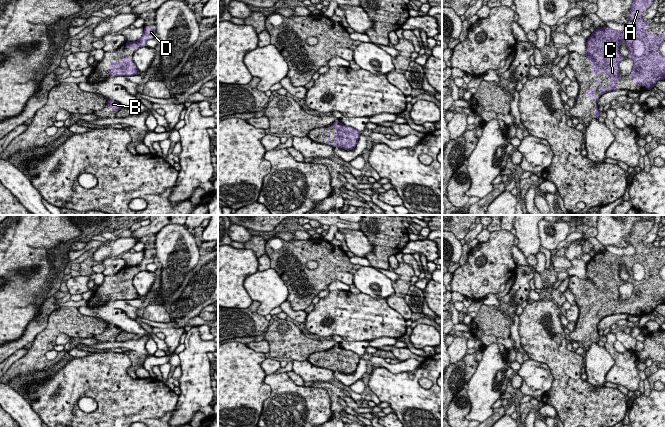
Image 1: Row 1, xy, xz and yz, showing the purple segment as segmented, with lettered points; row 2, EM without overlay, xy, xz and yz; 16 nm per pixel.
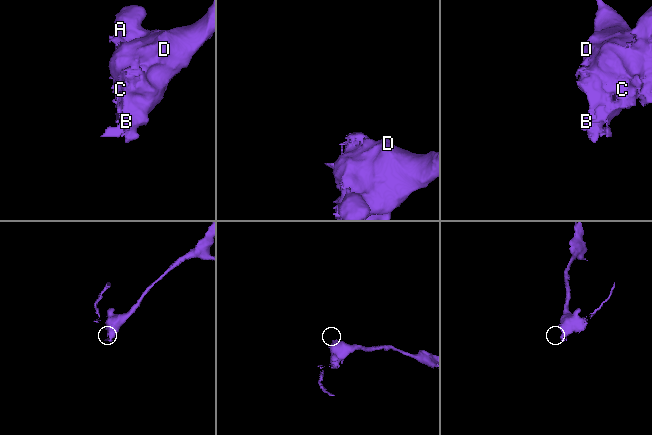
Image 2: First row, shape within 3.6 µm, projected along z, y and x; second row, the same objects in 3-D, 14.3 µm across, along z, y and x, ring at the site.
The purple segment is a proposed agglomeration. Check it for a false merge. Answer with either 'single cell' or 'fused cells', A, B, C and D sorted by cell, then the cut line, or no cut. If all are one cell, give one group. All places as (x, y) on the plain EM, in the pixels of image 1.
single cell | A B C D | no cut

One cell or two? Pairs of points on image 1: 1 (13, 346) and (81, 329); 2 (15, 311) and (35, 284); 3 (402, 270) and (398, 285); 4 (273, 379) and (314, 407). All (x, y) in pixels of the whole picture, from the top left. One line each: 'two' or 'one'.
1: two
2: one
3: one
4: one

